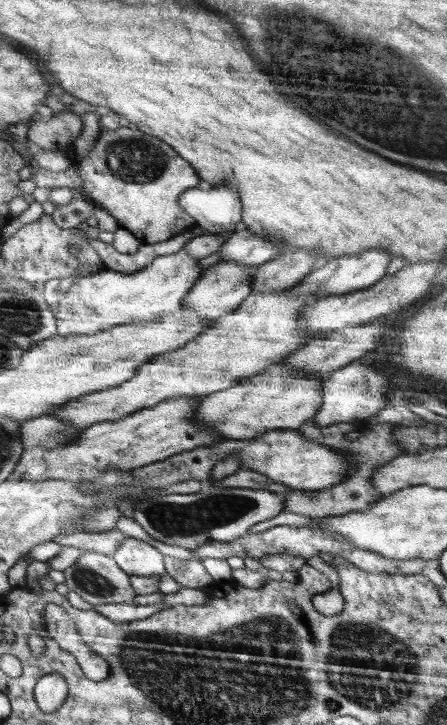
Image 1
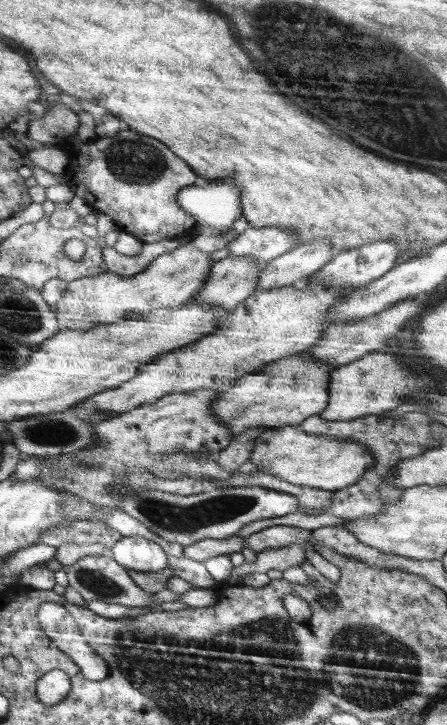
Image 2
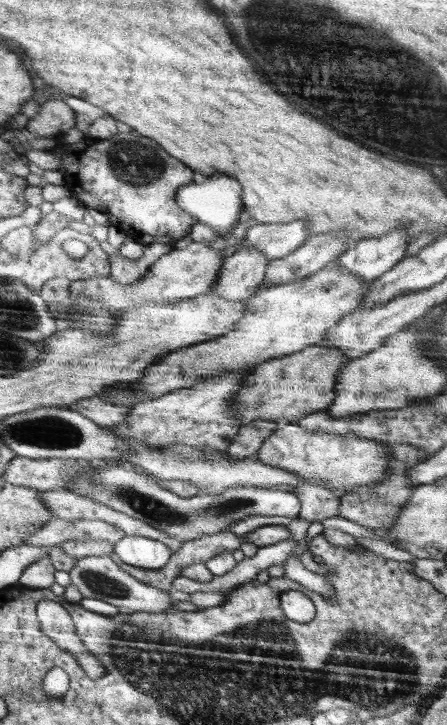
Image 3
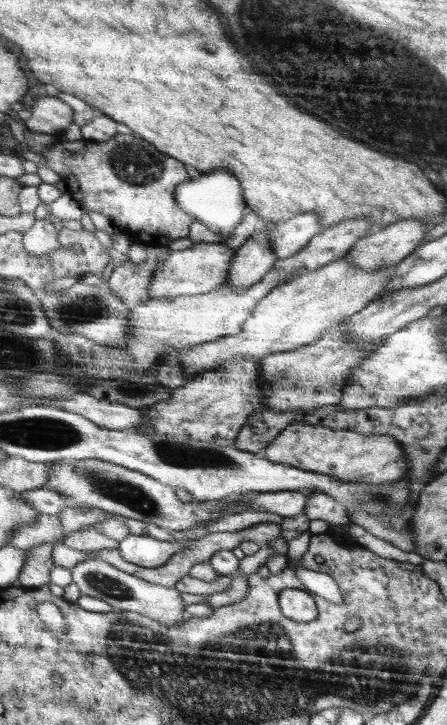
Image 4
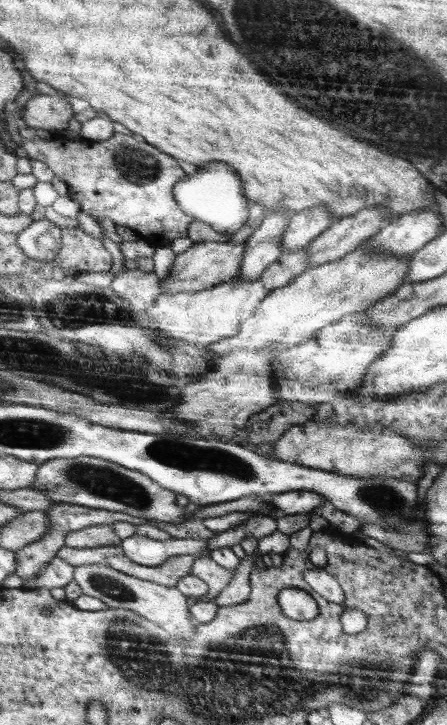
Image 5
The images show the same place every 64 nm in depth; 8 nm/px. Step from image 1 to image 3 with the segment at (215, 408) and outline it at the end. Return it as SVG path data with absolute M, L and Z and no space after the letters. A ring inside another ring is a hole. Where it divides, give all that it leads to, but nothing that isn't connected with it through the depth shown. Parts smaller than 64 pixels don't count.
M327 337L316 345L307 346L300 352L271 358L262 365L252 369L244 388L235 398L235 406L241 405L240 426L246 426L257 418L281 420L285 423L297 423L302 417L324 410L334 404L336 397L336 381L340 370L348 364L347 355L339 351L339 347L327 342Z

